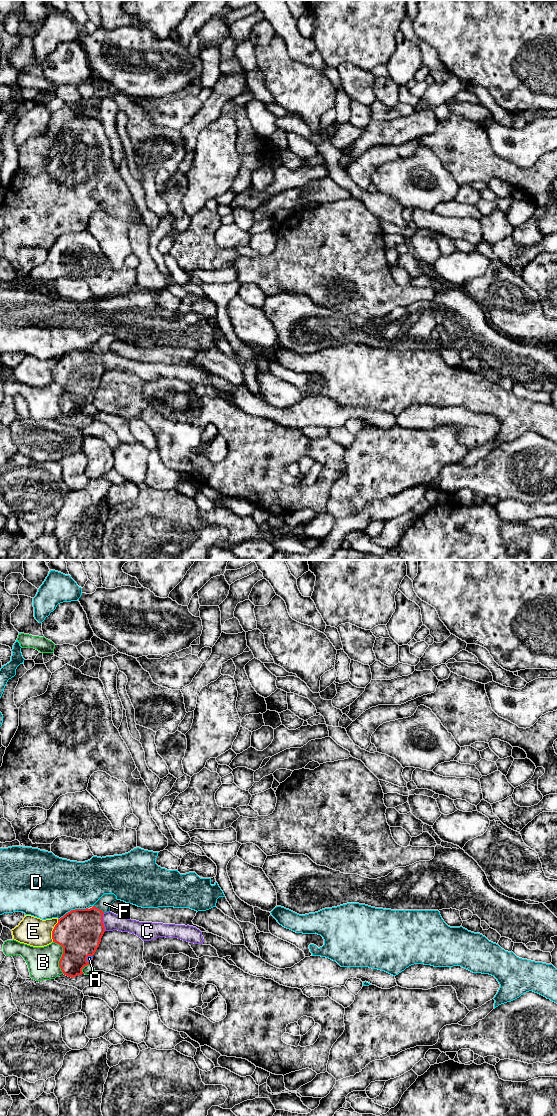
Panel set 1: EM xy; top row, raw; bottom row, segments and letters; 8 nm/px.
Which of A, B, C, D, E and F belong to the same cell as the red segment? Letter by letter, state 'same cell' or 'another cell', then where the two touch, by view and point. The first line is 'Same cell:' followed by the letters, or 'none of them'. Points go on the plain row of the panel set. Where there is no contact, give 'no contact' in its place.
Same cell: A, F
A: same cell; contact xy (92, 399)
B: another cell; contact xy (62, 396)
C: another cell; contact xy (102, 362)
D: another cell; contact xy (72, 350)
E: another cell; contact xy (53, 370)
F: same cell; contact xy (99, 349)

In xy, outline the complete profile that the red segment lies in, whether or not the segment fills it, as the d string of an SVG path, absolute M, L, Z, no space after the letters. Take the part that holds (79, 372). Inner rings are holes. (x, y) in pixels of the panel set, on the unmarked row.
M104 334L92 348L71 350L58 359L58 363L52 371L52 379L53 382L63 387L59 407L64 415L71 418L82 415L84 414L82 409L87 405L92 405L93 395L105 372L103 354L110 351L111 344L116 340L114 334Z

